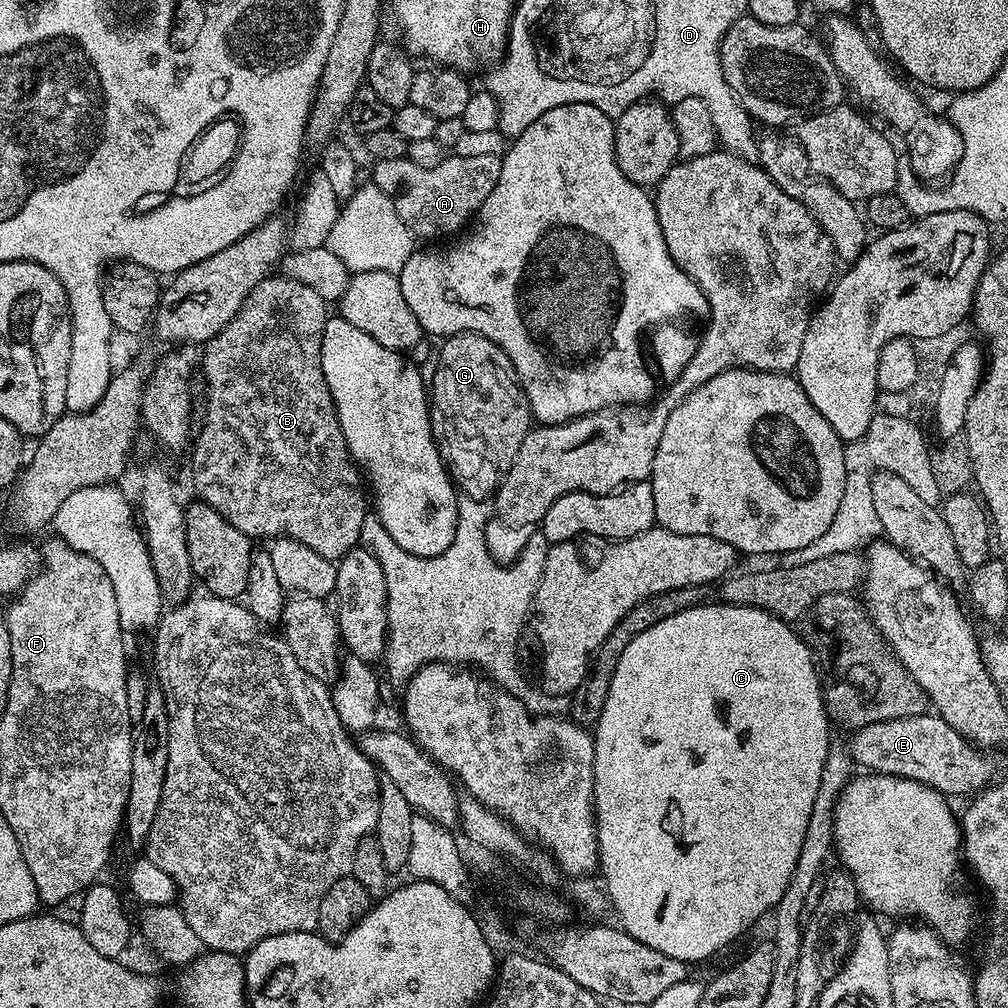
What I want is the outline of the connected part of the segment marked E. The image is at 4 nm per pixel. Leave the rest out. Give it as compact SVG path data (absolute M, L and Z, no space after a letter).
M925 714L910 718L898 718L886 722L874 722L870 726L862 726L851 733L852 741L847 741L846 747L852 756L853 765L857 769L867 770L869 773L881 772L887 776L901 776L922 782L931 788L937 788L945 797L964 796L979 793L990 781L994 770L993 762L977 745L971 744L958 730L935 714Z

